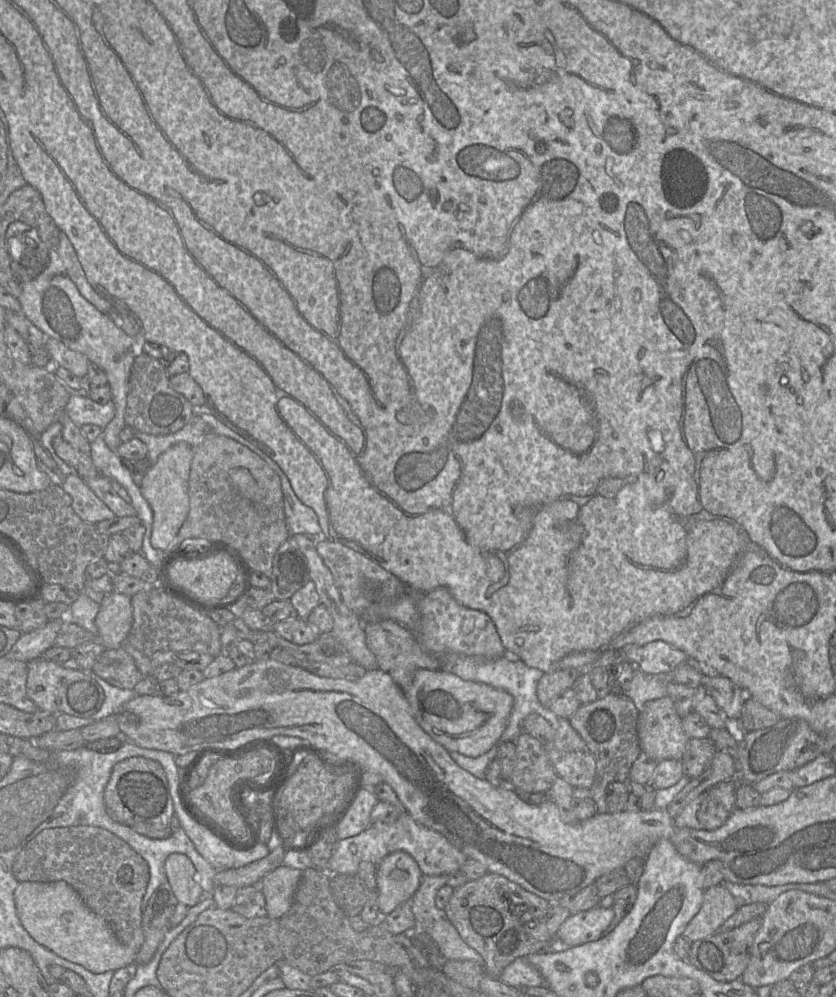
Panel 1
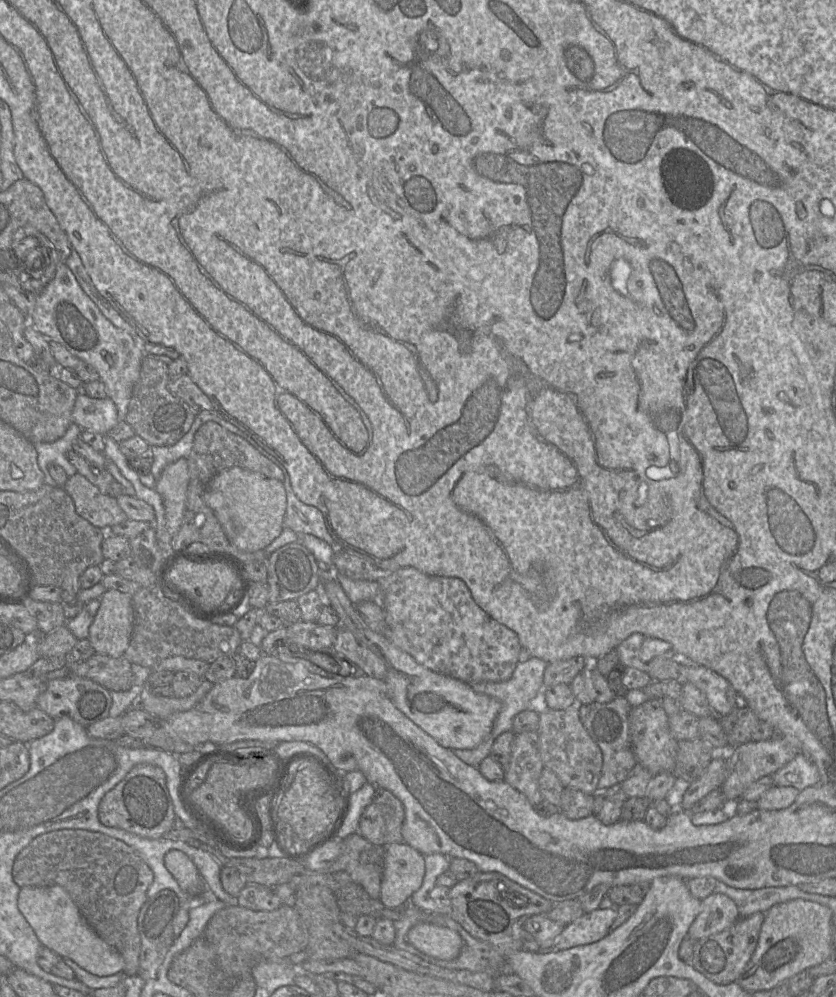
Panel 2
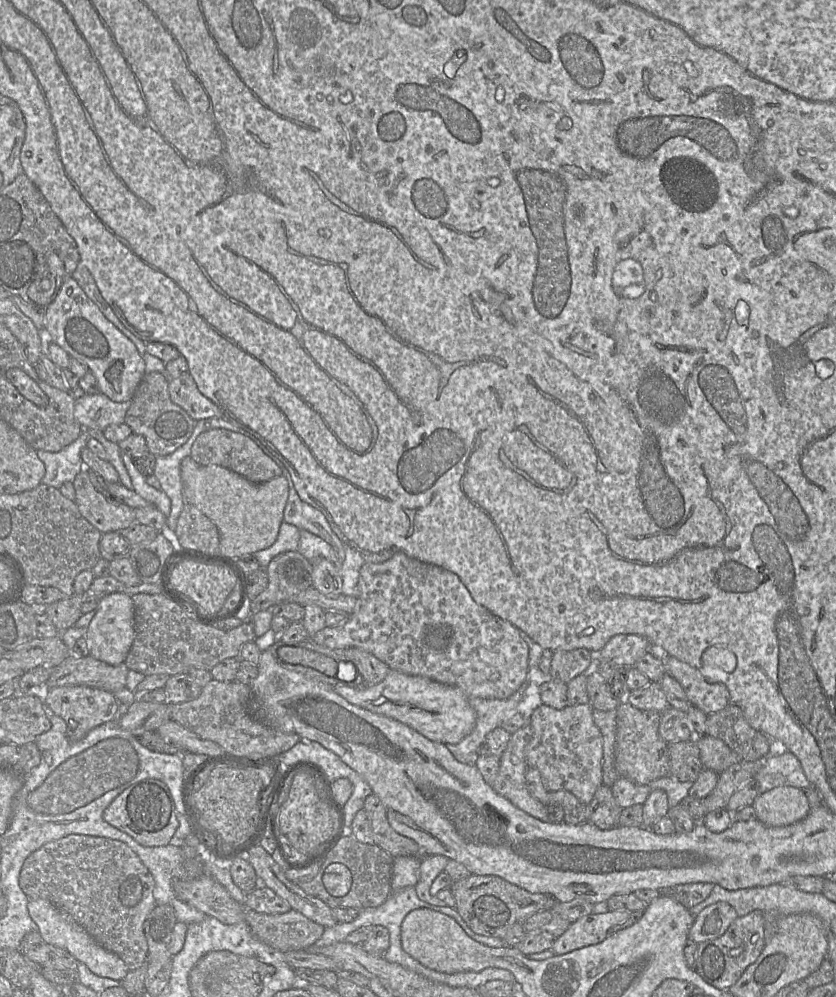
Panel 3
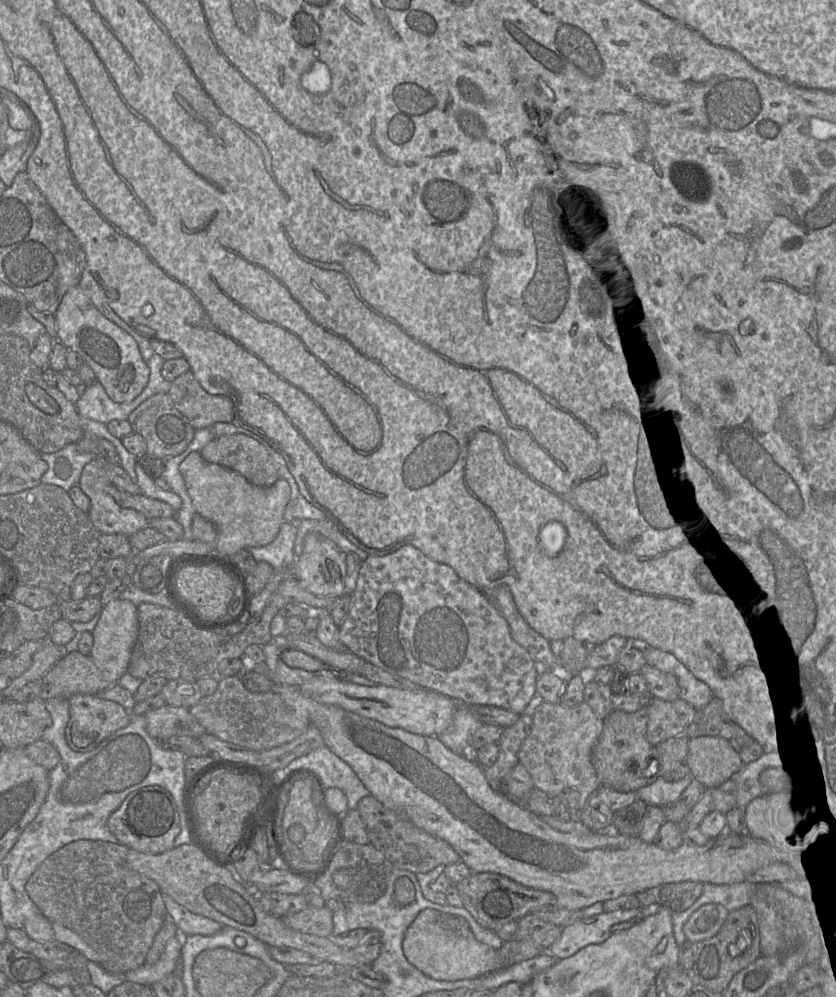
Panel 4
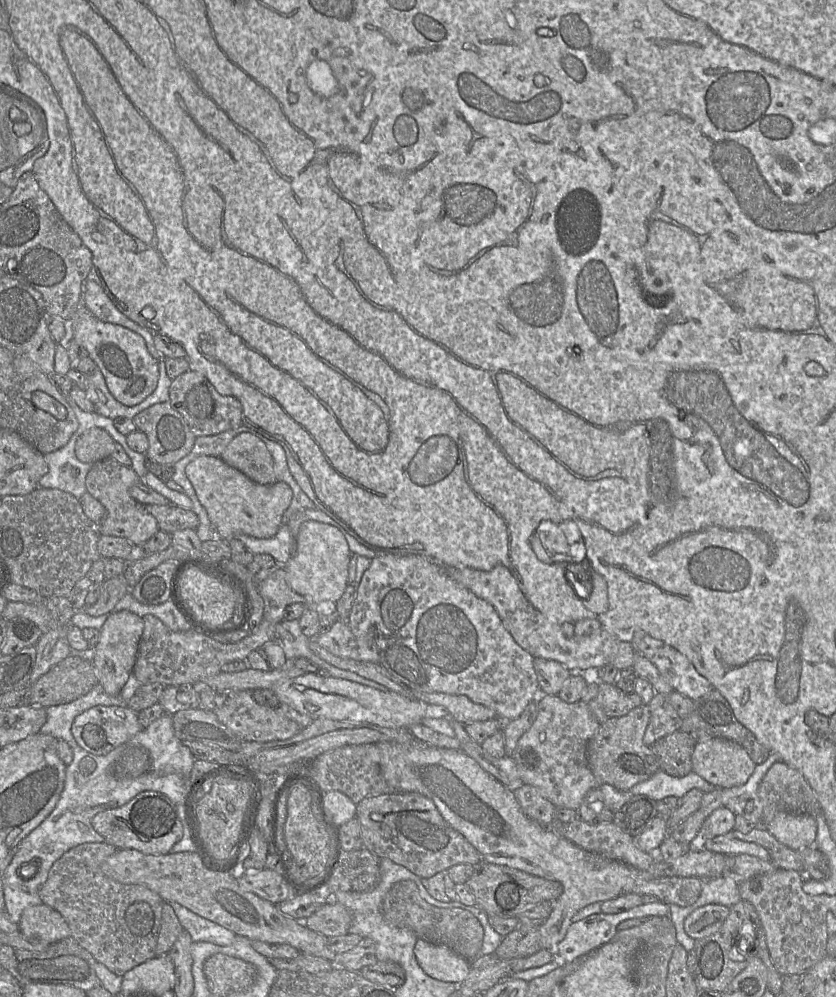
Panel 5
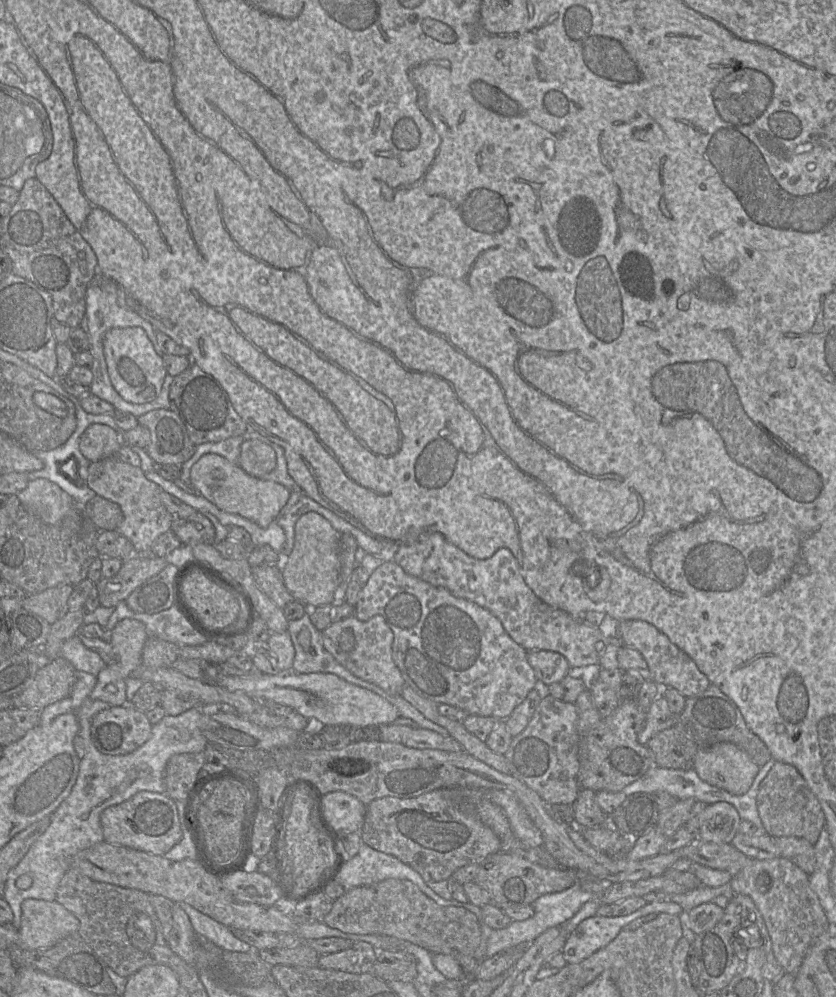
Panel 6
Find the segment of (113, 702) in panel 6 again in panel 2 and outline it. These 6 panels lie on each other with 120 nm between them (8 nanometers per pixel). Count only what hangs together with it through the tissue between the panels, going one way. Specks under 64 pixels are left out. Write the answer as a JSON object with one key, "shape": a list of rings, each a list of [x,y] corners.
{"shape":[[[107,590],[89,628],[88,640],[96,654],[121,657],[127,650],[133,629],[132,596]]]}

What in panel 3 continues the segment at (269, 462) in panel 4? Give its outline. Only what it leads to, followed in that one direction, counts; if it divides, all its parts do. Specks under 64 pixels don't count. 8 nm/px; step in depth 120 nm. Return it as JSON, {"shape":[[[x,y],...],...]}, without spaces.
{"shape":[[[224,428],[202,432],[195,440],[190,456],[201,465],[218,465],[230,469],[252,483],[265,483],[282,476],[280,467],[249,437]]]}

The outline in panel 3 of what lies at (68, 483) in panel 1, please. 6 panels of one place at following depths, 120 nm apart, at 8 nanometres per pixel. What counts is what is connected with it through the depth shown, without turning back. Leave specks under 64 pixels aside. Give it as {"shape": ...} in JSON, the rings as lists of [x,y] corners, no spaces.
{"shape":[[[83,469],[73,481],[75,503],[81,515],[102,534],[120,532],[136,523],[135,510],[123,503],[110,501],[92,484]]]}

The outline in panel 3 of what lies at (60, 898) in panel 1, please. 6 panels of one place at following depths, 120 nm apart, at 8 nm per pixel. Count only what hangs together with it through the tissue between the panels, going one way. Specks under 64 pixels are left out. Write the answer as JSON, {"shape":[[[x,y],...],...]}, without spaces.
{"shape":[[[30,899],[28,912],[45,943],[67,950],[75,959],[85,964],[92,973],[99,977],[117,981],[122,981],[126,977],[129,970],[124,961],[115,953],[99,945],[84,928],[50,901],[45,899]]]}

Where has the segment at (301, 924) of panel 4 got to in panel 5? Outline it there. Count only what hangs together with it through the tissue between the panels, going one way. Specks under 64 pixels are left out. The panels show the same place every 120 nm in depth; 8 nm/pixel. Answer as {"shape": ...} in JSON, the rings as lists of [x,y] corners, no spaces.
{"shape":[[[327,903],[302,922],[325,937],[342,936],[349,931],[352,913],[340,903]]]}

